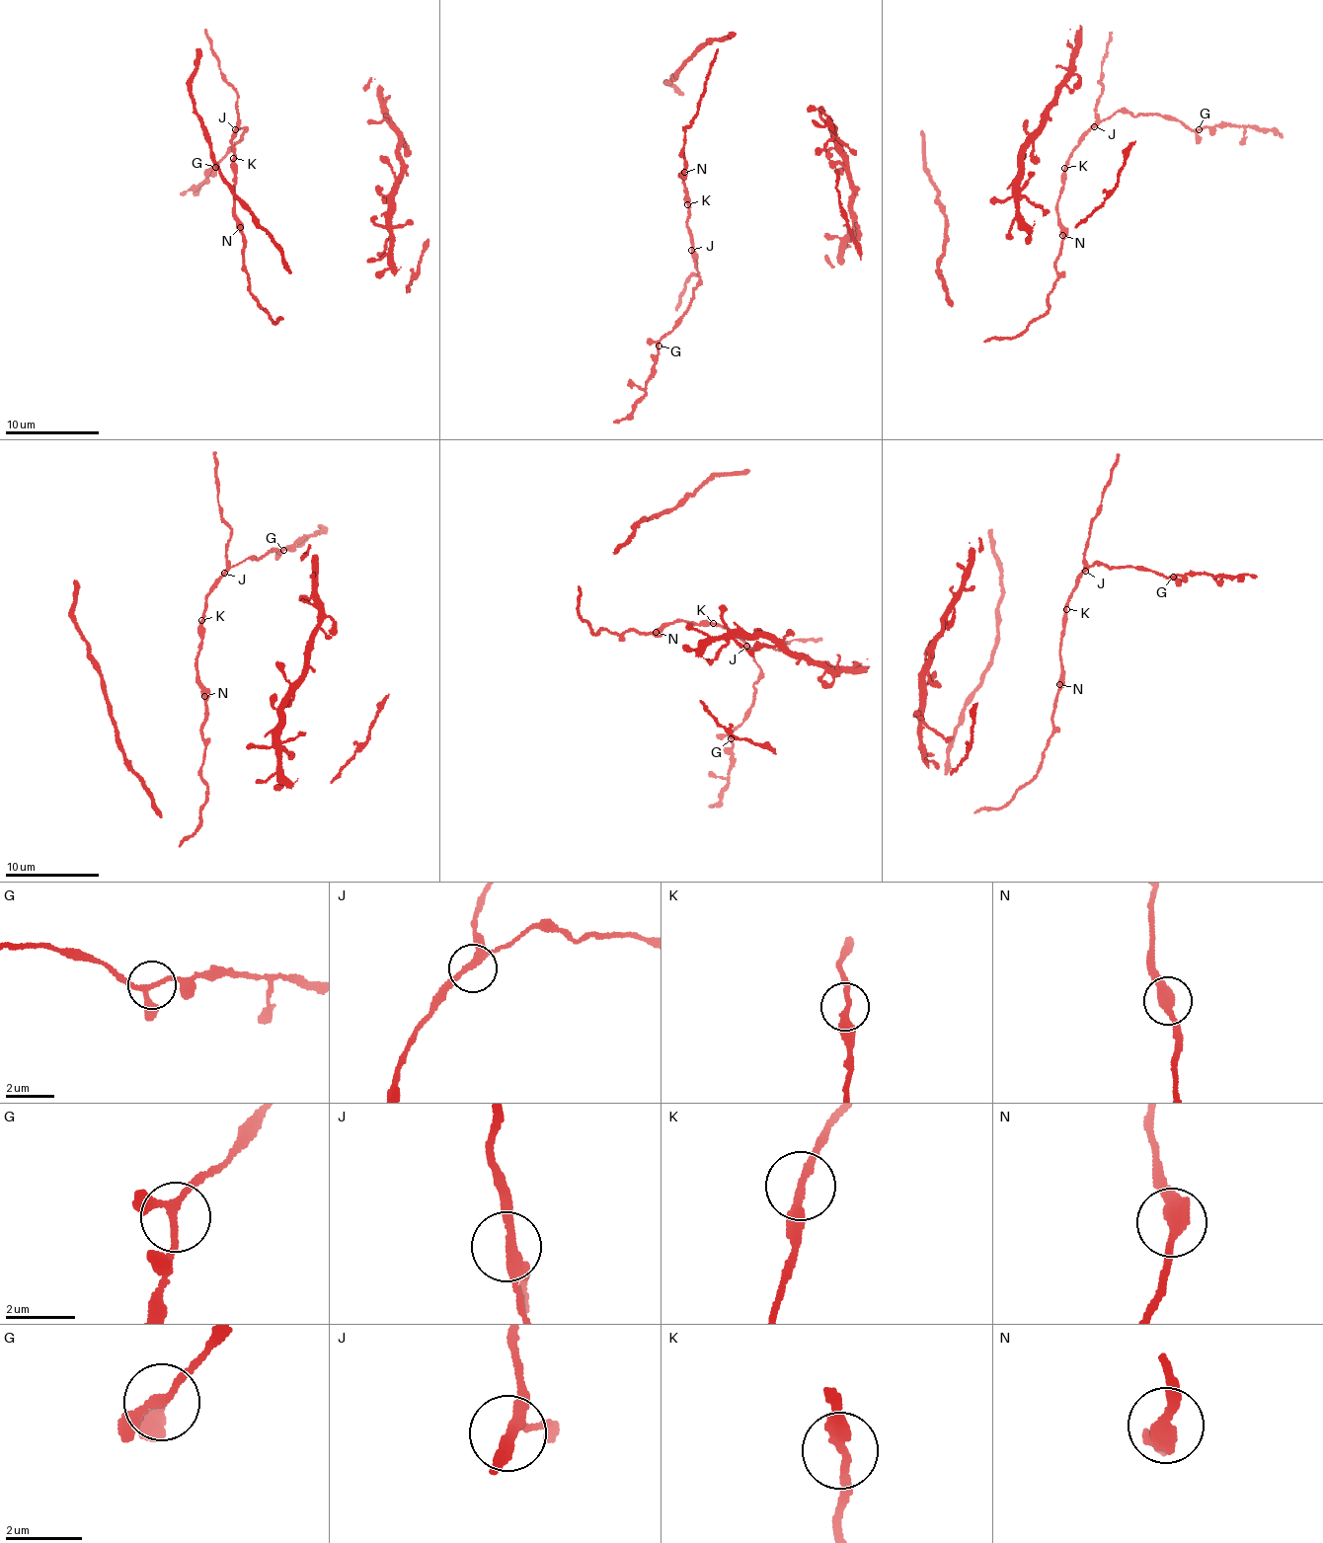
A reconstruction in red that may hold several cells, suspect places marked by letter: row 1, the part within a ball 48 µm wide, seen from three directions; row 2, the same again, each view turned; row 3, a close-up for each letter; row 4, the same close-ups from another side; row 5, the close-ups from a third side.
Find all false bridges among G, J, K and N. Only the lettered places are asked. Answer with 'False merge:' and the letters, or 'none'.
False merge: none

